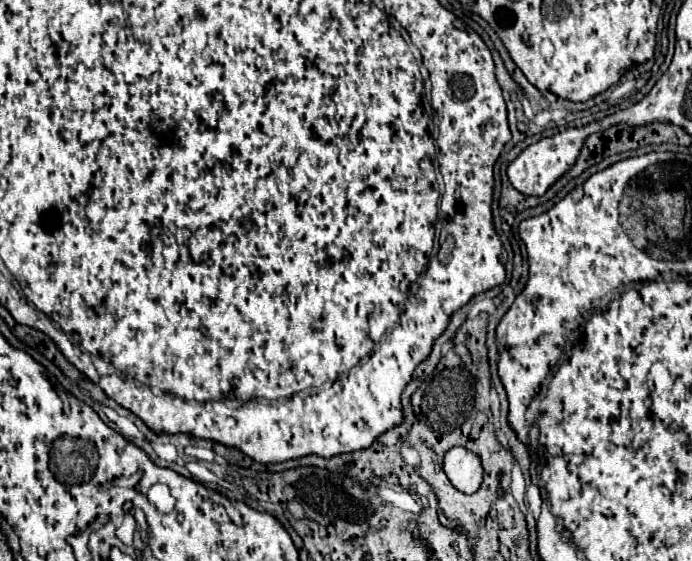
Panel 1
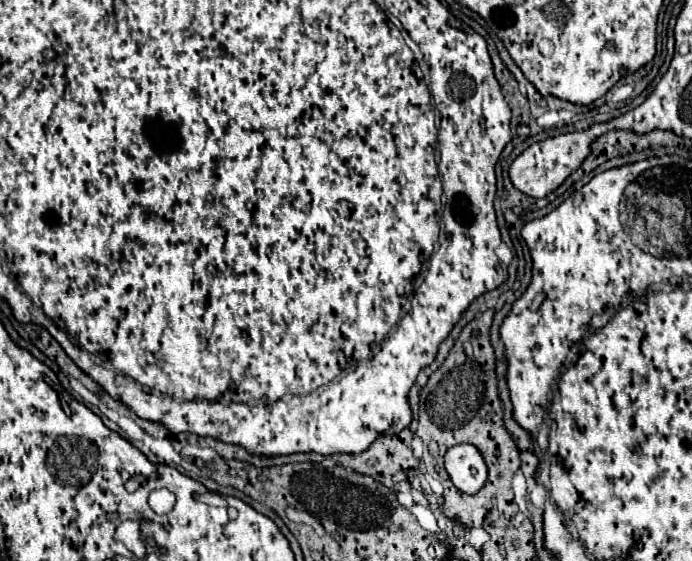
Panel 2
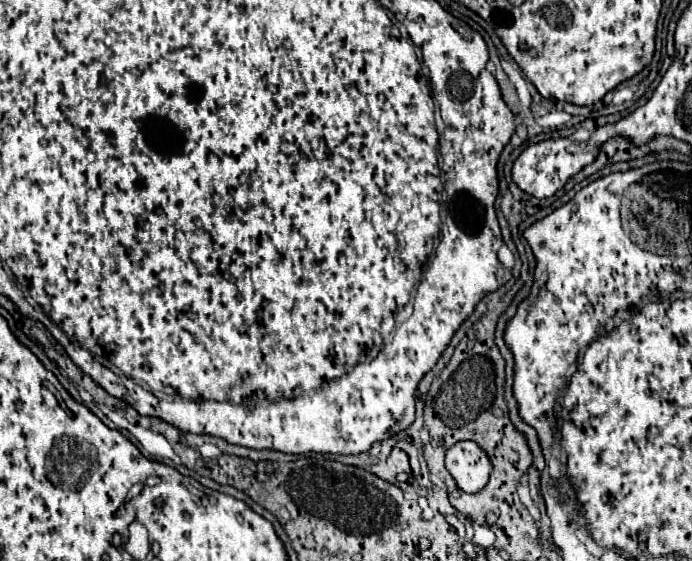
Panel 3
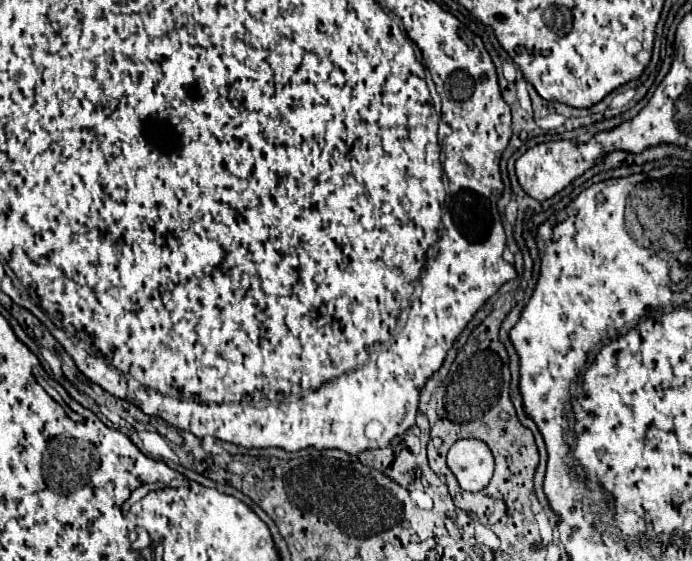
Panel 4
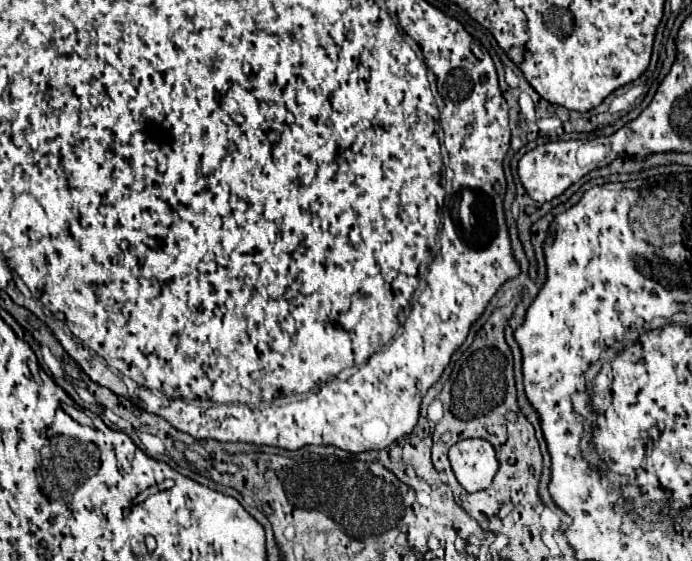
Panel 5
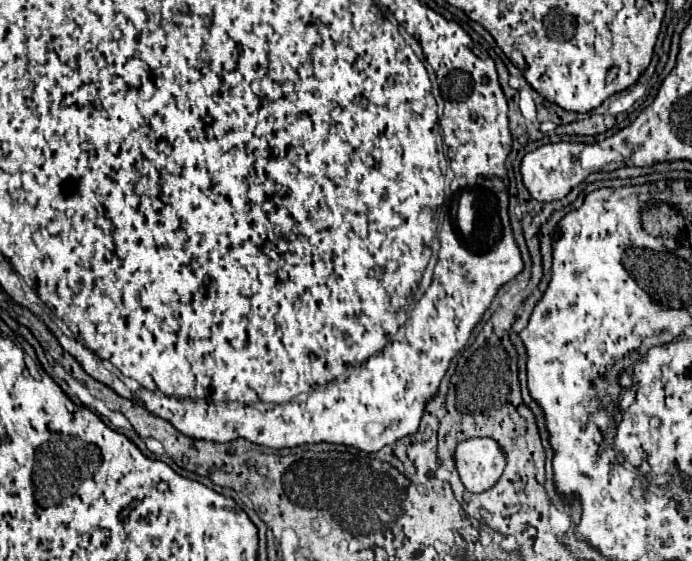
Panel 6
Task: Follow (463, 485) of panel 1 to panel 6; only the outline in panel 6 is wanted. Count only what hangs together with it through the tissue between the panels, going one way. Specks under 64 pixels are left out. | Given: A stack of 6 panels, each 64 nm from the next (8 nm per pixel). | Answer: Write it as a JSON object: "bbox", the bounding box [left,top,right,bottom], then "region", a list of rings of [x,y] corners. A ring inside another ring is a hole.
{"bbox":[456,438,504,492],"region":[[[468,438],[456,448],[456,468],[468,492],[492,488],[504,472],[504,452],[492,438]]]}

